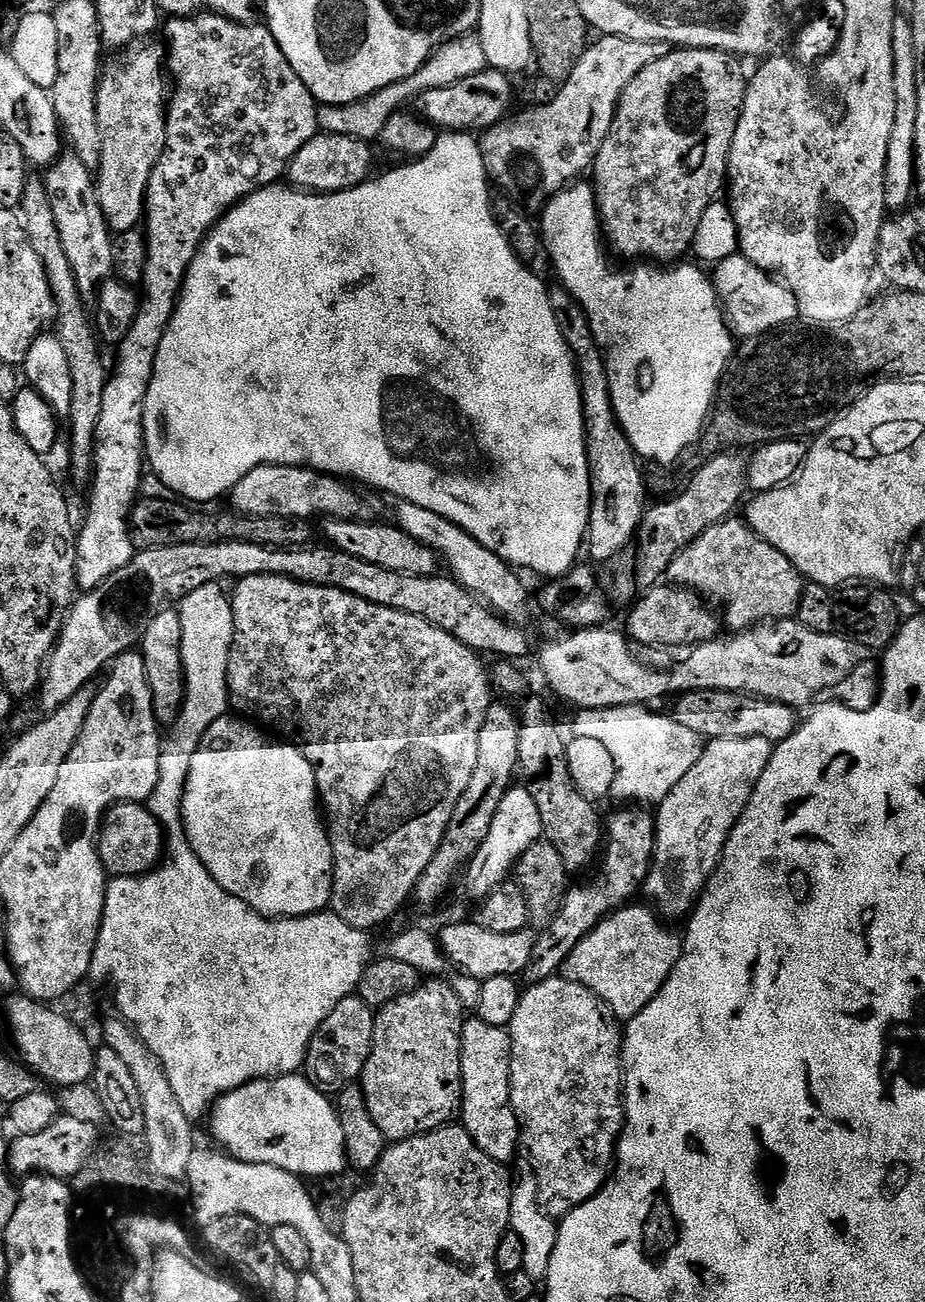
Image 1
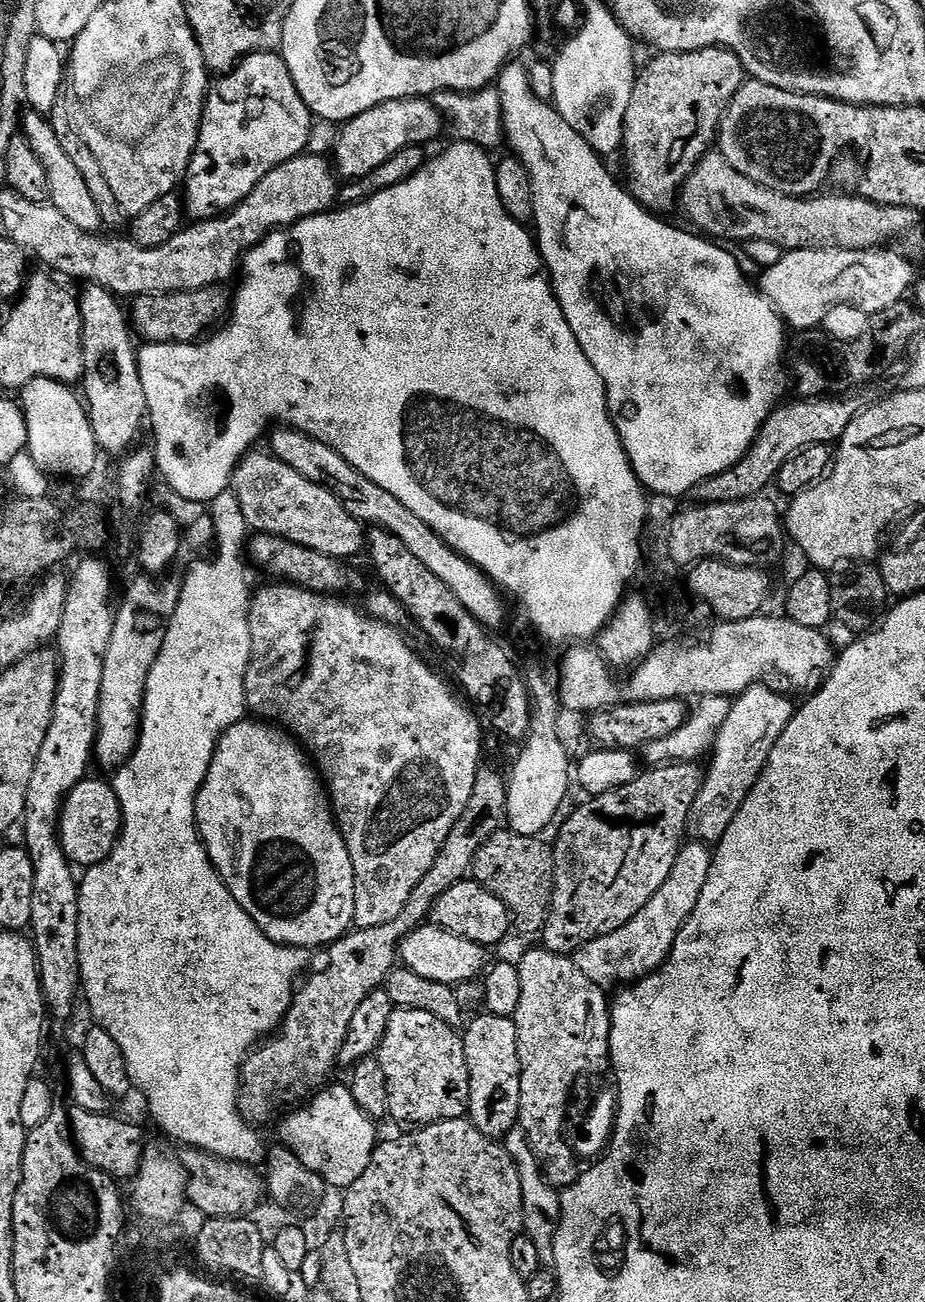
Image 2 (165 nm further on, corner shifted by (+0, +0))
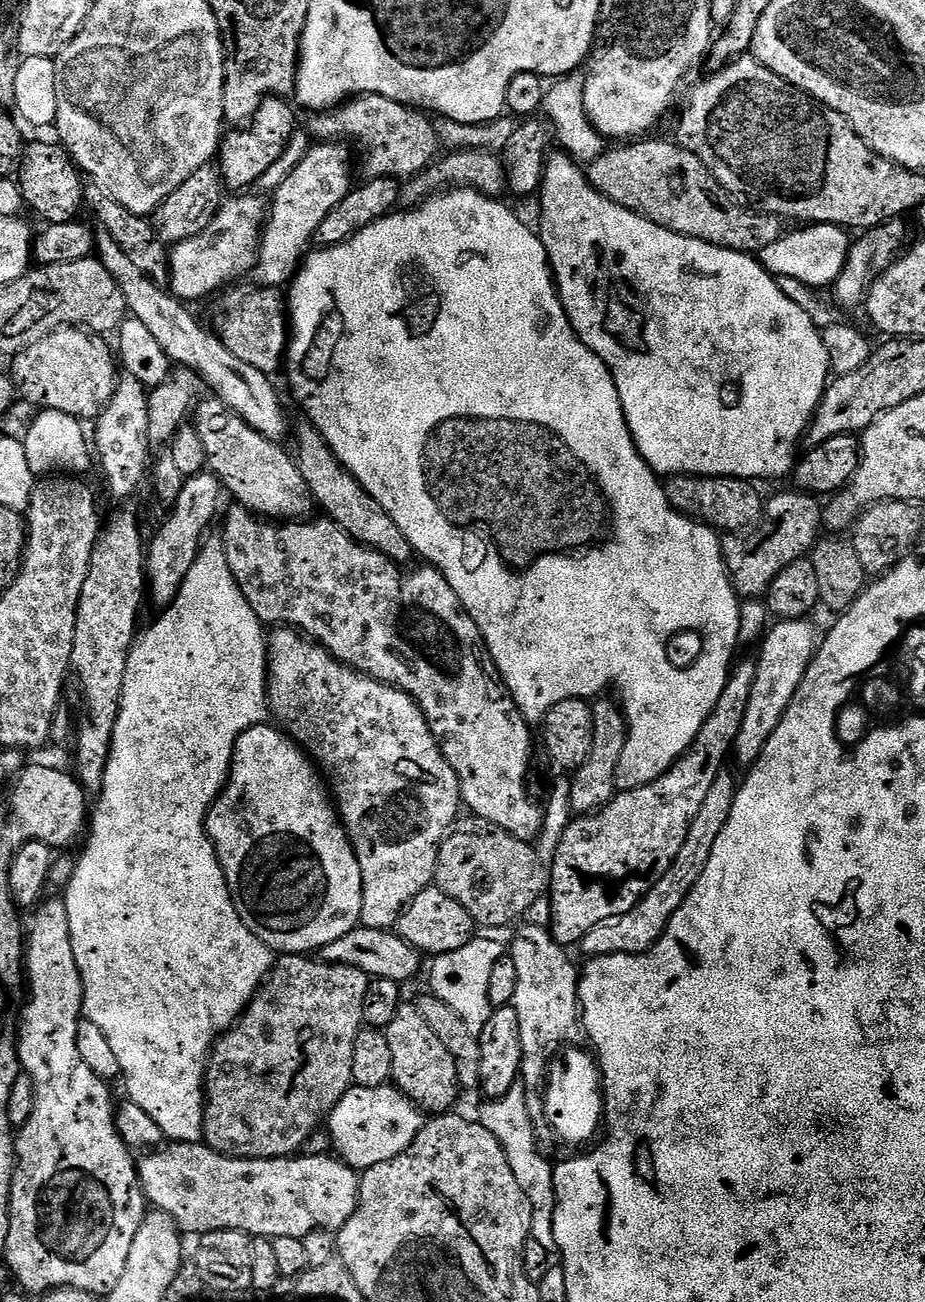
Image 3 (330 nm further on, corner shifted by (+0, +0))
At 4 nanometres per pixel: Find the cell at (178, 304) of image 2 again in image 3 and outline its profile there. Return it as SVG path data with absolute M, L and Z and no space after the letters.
M253 287L253 292L236 300L220 316L214 331L220 341L242 362L255 366L267 376L275 377L276 371L286 364L286 353L290 343L290 313L286 307L286 296L279 287Z

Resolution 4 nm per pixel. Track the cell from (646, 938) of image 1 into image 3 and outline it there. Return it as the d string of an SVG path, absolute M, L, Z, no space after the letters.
M728 770L720 771L718 778L714 778L714 786L710 786L710 794L706 794L702 801L702 810L698 810L686 834L686 842L682 850L678 850L678 858L674 858L670 870L666 870L664 877L636 903L634 910L617 916L615 920L598 922L594 930L581 938L578 948L585 952L585 957L613 956L616 952L637 956L639 952L649 952L659 942L682 902L686 902L690 890L694 890L694 882L702 878L702 870L706 870L706 862L710 862L710 850L714 850L722 826L726 826L726 818L730 818L737 787L738 780Z

